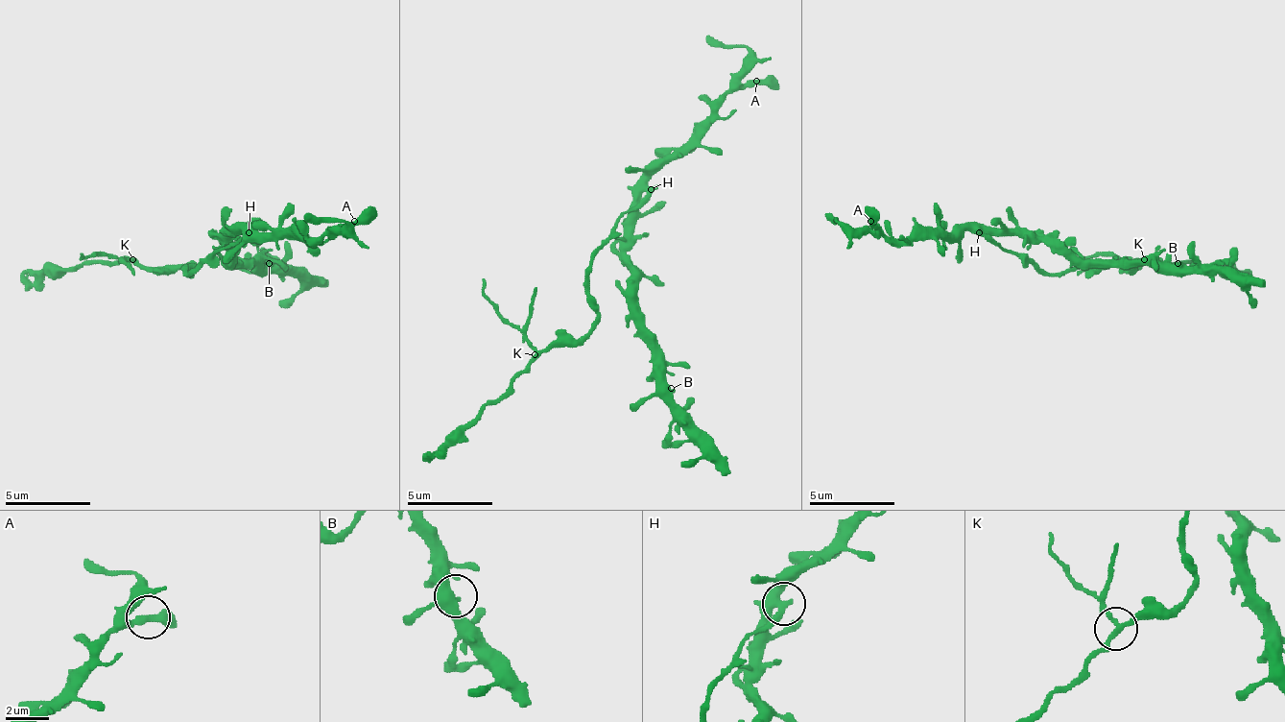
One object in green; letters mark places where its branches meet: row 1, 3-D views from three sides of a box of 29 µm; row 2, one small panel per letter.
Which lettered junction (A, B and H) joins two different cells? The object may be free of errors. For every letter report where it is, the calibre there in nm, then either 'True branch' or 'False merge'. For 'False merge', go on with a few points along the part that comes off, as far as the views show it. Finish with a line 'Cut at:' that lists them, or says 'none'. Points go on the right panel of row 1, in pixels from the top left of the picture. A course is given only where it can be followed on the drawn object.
A: Place: (870, 221). Thickness 400 nm. True branch
B: Place: (1177, 263). Thickness 400 nm. True branch
H: Place: (979, 232). Thickness 360 nm. False merge. Course of the part to remove: (978, 233), (1029, 255), (1046, 272), (1114, 263), (1131, 268), (1165, 259), (1225, 268), (1247, 285)
Cut at: H

